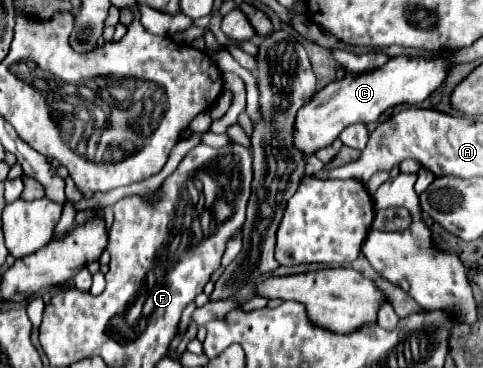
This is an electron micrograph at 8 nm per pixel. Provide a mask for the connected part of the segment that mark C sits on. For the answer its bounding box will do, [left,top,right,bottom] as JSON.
[292,57,448,157]

